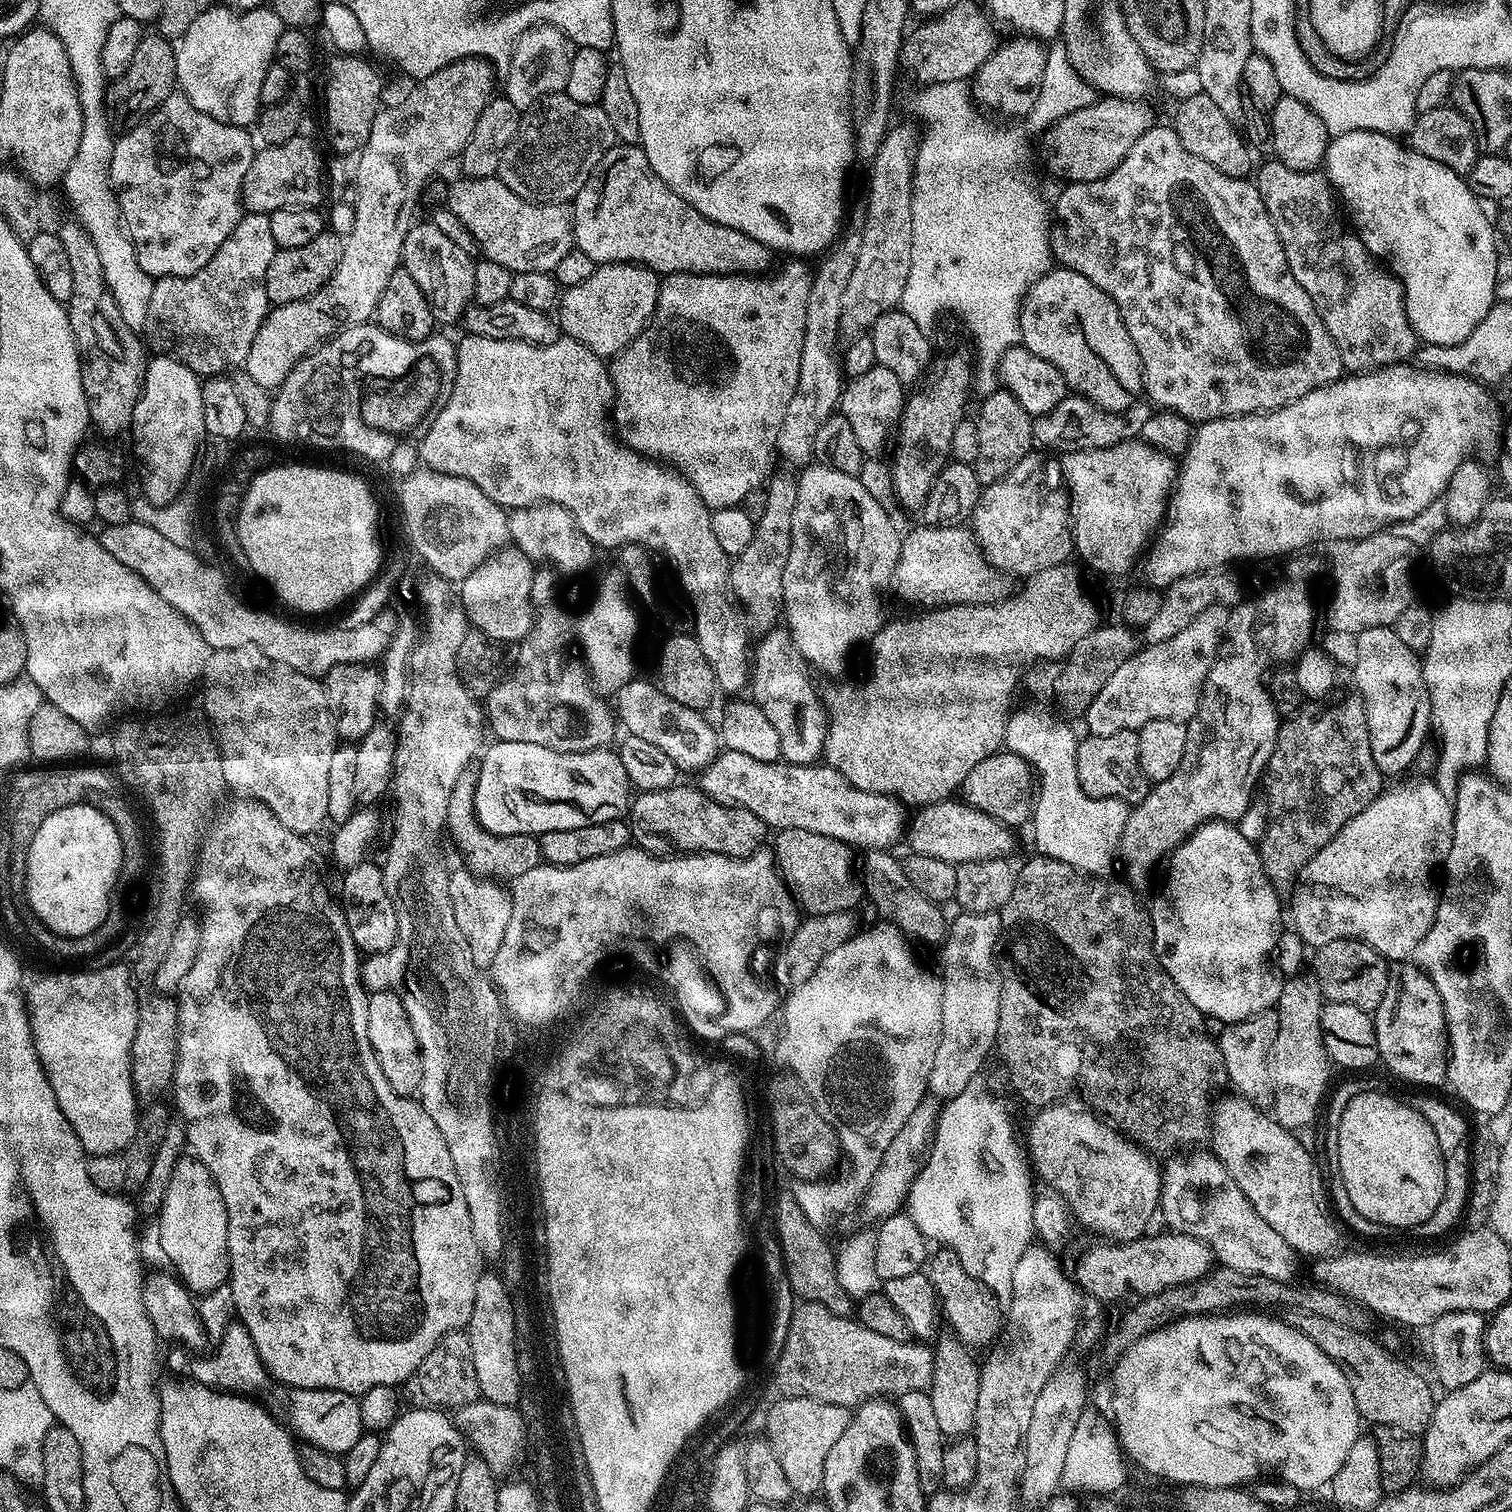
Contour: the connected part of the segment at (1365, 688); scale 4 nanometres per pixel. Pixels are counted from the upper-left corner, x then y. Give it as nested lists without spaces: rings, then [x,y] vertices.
[[[1385,626],[1362,630],[1356,640],[1356,688],[1366,706],[1366,726],[1370,730],[1370,750],[1374,753],[1374,762],[1385,777],[1396,778],[1420,756],[1424,748],[1424,739],[1429,739],[1432,711],[1430,694],[1424,681],[1424,665],[1418,652],[1406,646],[1398,638],[1395,627]]]

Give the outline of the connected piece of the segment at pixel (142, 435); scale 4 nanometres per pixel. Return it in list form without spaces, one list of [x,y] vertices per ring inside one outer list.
[[[156,354],[144,366],[140,397],[130,425],[132,448],[140,459],[143,497],[156,505],[176,498],[188,482],[188,475],[206,440],[202,422],[201,377],[175,356]]]

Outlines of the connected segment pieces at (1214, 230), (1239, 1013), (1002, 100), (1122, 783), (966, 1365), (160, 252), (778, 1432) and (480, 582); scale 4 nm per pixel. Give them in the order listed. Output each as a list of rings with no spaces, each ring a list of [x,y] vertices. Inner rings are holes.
[[[1175,127],[1148,128],[1146,134],[1142,134],[1142,138],[1134,142],[1134,146],[1130,146],[1126,158],[1118,162],[1118,166],[1109,176],[1103,176],[1094,182],[1068,184],[1061,188],[1064,189],[1056,200],[1056,208],[1054,204],[1054,219],[1050,224],[1055,263],[1090,278],[1090,282],[1094,282],[1094,286],[1098,286],[1098,290],[1106,293],[1118,306],[1122,322],[1138,350],[1144,379],[1143,395],[1157,409],[1177,412],[1190,422],[1217,420],[1227,416],[1249,416],[1251,412],[1272,412],[1275,408],[1286,406],[1341,379],[1345,366],[1338,354],[1338,346],[1334,338],[1330,338],[1330,330],[1326,330],[1310,294],[1306,294],[1306,290],[1298,286],[1298,278],[1290,274],[1278,230],[1274,230],[1274,222],[1255,183],[1248,178],[1230,178],[1222,174],[1222,170],[1210,166],[1210,162],[1202,162],[1202,158],[1190,154],[1190,150],[1182,146]]]
[[[1209,820],[1174,849],[1167,864],[1164,885],[1150,903],[1154,946],[1166,974],[1203,1016],[1222,1018],[1227,1024],[1275,1009],[1282,983],[1272,961],[1282,931],[1281,893],[1270,882],[1257,845],[1245,838],[1235,823]]]
[[[1012,38],[1009,44],[1001,43],[996,51],[982,62],[970,81],[973,101],[981,109],[1001,112],[1004,116],[1024,116],[1035,109],[1040,87],[1048,75],[1048,53],[1045,47],[1032,38]]]
[[[1122,730],[1105,736],[1085,735],[1078,746],[1078,780],[1086,794],[1123,800],[1129,806],[1144,801],[1150,787],[1138,754],[1139,731]]]
[[[959,1338],[937,1339],[934,1344],[934,1370],[932,1383],[927,1389],[930,1402],[934,1402],[934,1415],[938,1430],[946,1438],[964,1438],[975,1429],[974,1414],[978,1410],[978,1382],[981,1365],[972,1358],[969,1345]]]
[[[183,94],[166,97],[130,128],[129,132],[115,137],[108,182],[120,203],[120,218],[132,242],[138,266],[153,278],[193,276],[214,258],[218,246],[230,238],[234,226],[238,226],[241,216],[245,215],[240,191],[254,155],[253,133],[248,128],[218,122],[218,118],[202,114]]]
[[[784,1396],[777,1404],[772,1404],[768,1408],[768,1433],[766,1439],[768,1444],[778,1454],[778,1463],[782,1465],[782,1470],[786,1473],[786,1478],[790,1481],[793,1493],[800,1498],[812,1498],[824,1487],[823,1471],[825,1469],[826,1458],[829,1457],[830,1450],[834,1447],[834,1442],[842,1436],[846,1430],[850,1419],[849,1409],[842,1406],[834,1406],[830,1402],[818,1402],[805,1396]]]
[[[502,550],[478,568],[474,574],[459,581],[458,597],[469,625],[499,644],[519,643],[528,636],[535,620],[531,587],[538,575],[534,562],[515,550]]]

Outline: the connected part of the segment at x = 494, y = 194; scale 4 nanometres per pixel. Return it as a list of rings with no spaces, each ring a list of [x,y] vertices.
[[[496,176],[486,178],[460,178],[448,189],[446,206],[458,214],[458,222],[466,226],[476,243],[479,255],[490,262],[498,262],[498,266],[506,266],[506,270],[525,272],[555,273],[558,262],[566,258],[566,254],[574,247],[572,238],[572,217],[569,209],[563,204],[531,204],[526,198],[518,198],[510,186],[506,186]]]

